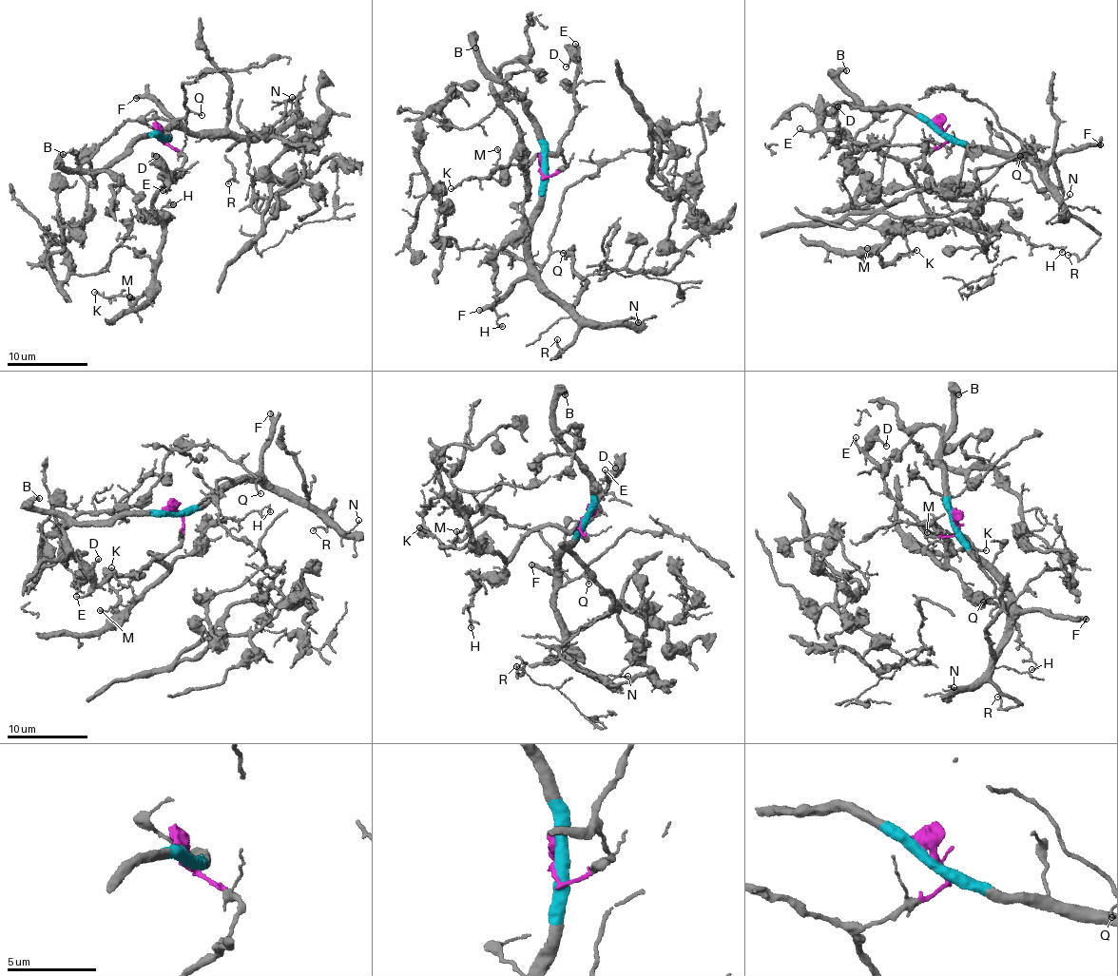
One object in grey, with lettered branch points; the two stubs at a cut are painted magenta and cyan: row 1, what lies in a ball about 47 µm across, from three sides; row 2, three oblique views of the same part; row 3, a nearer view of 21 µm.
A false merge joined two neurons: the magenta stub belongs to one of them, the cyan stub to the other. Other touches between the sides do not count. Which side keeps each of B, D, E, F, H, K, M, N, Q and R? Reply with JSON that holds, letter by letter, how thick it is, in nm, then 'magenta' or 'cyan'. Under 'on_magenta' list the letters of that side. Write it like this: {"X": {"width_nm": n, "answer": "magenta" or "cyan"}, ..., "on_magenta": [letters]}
{"B": {"width_nm": 380, "answer": "cyan"}, "D": {"width_nm": 130, "answer": "magenta"}, "E": {"width_nm": 150, "answer": "magenta"}, "F": {"width_nm": 320, "answer": "cyan"}, "H": {"width_nm": 170, "answer": "magenta"}, "K": {"width_nm": 110, "answer": "magenta"}, "M": {"width_nm": 120, "answer": "magenta"}, "N": {"width_nm": 100, "answer": "cyan"}, "Q": {"width_nm": 90, "answer": "cyan"}, "R": {"width_nm": 120, "answer": "cyan"}, "on_magenta": ["D", "E", "H", "K", "M"]}

